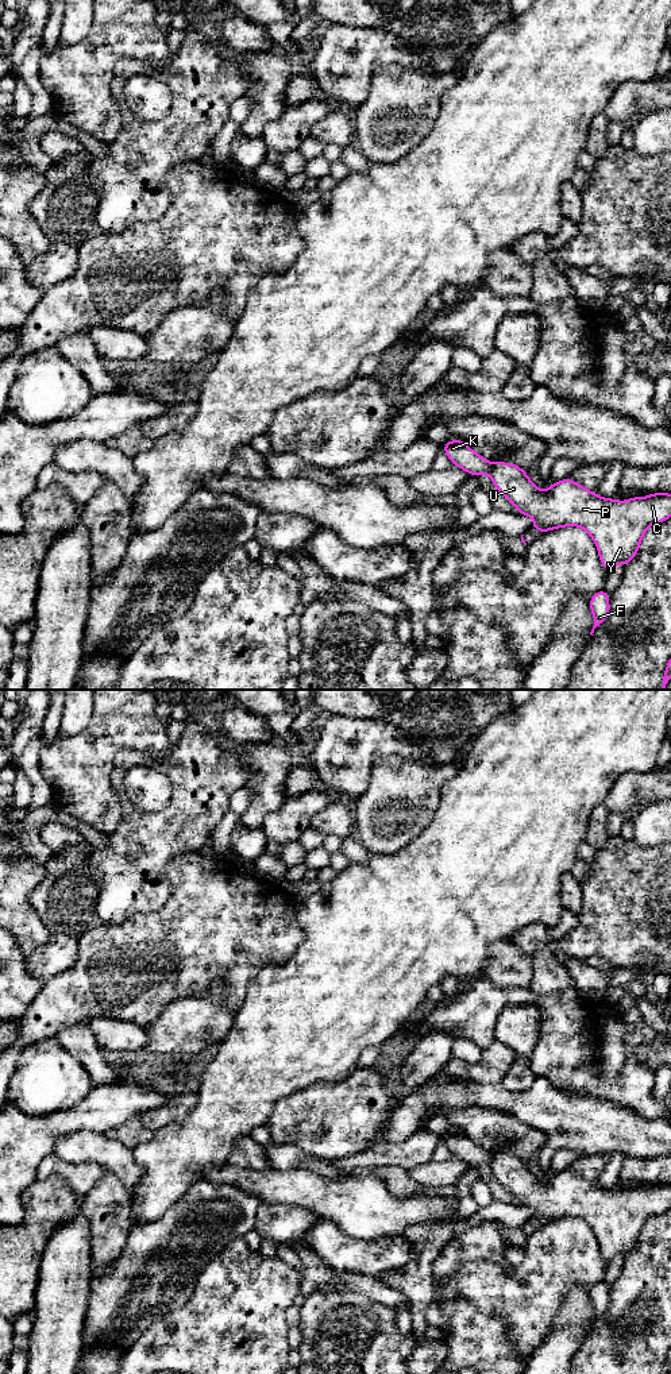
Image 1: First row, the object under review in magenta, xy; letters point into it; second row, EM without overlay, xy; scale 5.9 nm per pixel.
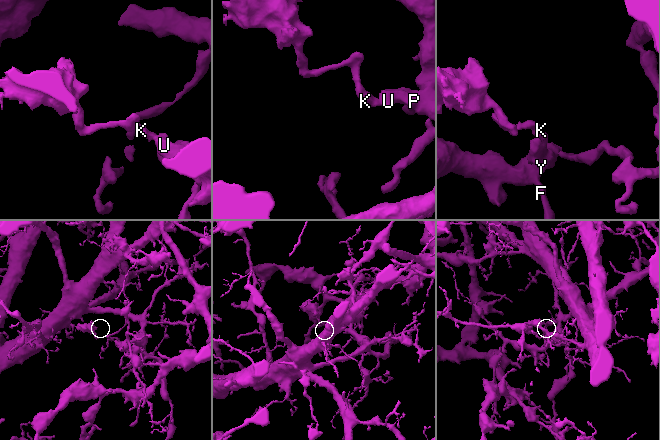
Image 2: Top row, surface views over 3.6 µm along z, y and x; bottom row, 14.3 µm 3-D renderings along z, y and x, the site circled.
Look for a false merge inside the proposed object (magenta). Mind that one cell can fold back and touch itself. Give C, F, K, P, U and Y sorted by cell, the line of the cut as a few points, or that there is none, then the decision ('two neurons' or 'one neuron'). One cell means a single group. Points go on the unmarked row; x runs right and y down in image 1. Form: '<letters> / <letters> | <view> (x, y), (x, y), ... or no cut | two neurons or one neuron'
C F P U Y / K | xy (493, 1156), (489, 1164) | two neurons

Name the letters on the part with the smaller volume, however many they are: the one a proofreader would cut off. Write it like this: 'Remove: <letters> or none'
Remove: K

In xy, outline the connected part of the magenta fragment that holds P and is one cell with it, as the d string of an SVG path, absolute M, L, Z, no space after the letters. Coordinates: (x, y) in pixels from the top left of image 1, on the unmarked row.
M505 1153L494 1154L490 1167L494 1178L517 1199L521 1207L529 1207L535 1211L531 1220L544 1224L563 1217L583 1219L595 1234L606 1265L616 1255L626 1257L637 1246L647 1220L671 1208L671 1185L667 1184L652 1184L649 1188L616 1192L602 1189L570 1169L552 1174L547 1182L541 1182L521 1158Z

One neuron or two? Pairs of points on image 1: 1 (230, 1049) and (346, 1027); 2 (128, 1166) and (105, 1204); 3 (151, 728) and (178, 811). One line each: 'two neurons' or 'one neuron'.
1: one neuron
2: two neurons
3: two neurons

